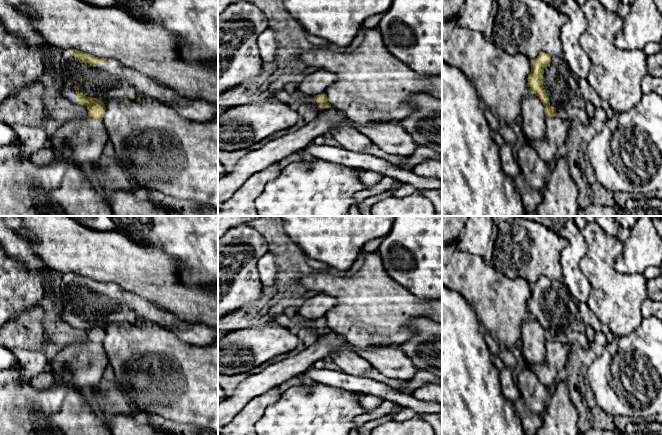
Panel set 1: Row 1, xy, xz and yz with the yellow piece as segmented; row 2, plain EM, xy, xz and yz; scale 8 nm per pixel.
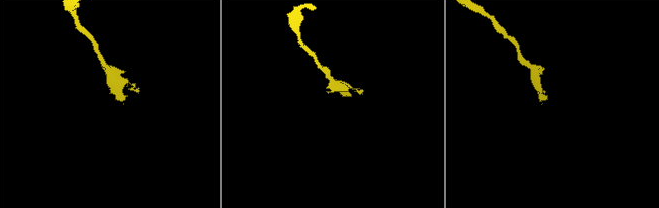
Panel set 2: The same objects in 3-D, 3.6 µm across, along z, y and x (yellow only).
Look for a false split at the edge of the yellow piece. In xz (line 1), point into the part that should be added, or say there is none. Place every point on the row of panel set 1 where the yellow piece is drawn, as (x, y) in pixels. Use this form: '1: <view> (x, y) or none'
1: none

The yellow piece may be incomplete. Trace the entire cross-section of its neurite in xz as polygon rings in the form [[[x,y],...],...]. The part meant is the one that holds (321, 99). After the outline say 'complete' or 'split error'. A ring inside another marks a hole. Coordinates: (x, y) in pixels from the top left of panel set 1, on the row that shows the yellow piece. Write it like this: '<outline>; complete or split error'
[[[321,93],[314,96],[317,104],[321,108],[332,108],[331,104],[328,102],[327,95],[325,93]]]; complete

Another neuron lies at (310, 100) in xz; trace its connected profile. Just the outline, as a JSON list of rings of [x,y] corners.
[[[307,96],[307,98],[304,100],[304,101],[301,101],[300,104],[303,103],[303,104],[307,104],[309,105],[312,109],[314,109],[317,113],[317,116],[319,115],[322,115],[323,113],[327,112],[328,110],[330,110],[331,108],[321,108],[314,96]]]

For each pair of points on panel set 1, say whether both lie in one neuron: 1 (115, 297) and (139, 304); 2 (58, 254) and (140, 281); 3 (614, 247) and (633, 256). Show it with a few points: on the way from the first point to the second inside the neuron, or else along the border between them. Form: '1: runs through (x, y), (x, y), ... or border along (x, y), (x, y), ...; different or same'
1: runs through (121, 303), (133, 304); same
2: runs through (78, 254), (114, 256), (120, 261); same
3: border along (624, 242), (614, 263), (622, 274); different

